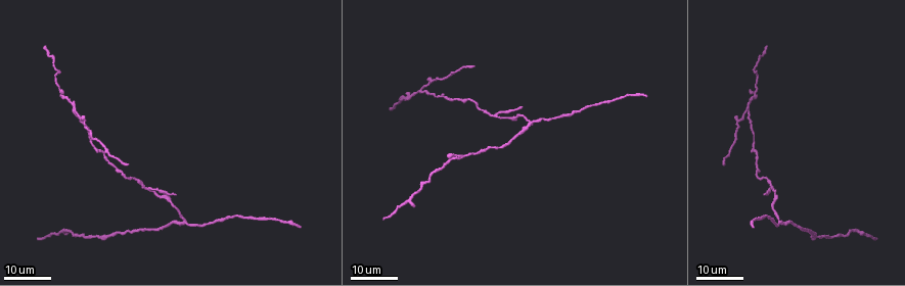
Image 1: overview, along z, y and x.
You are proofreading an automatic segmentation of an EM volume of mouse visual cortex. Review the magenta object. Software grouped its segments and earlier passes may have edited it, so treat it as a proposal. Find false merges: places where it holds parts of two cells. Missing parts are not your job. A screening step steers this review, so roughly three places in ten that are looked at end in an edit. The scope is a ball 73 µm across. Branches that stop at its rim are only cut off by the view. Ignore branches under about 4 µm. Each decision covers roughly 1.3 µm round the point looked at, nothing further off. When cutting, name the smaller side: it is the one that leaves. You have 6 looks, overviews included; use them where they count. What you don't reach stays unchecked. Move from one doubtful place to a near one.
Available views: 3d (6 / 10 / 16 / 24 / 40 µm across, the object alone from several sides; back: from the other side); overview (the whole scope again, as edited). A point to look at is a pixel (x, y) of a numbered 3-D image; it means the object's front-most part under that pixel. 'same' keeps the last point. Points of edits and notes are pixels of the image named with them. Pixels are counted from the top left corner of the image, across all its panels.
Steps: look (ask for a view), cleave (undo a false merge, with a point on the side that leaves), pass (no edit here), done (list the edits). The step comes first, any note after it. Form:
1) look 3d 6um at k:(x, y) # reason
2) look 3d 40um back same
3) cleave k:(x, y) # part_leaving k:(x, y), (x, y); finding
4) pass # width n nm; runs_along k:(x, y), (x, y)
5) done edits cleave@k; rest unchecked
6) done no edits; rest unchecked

look 3d 16um at 1:(74, 106) # a fork

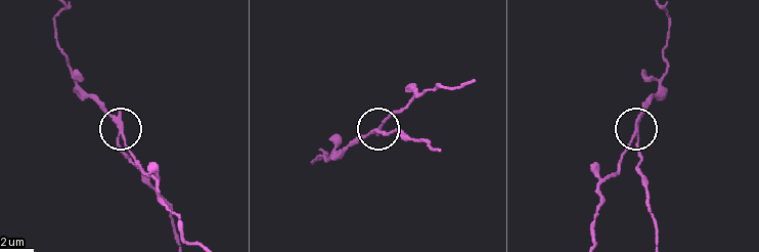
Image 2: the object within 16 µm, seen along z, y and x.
look 3d 10um at 2:(122, 136)

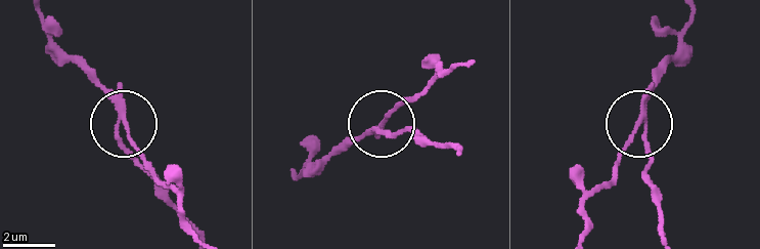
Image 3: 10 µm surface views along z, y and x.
cleave 3:(131, 141) # arms 3; part_leaving 3:(120, 110), (131, 140), (175, 195), (192, 233); a second cell is stuck on

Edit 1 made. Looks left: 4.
look 3d 24um at 1:(150, 186) # three-way junction

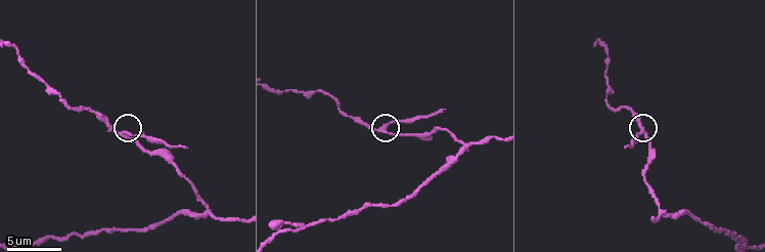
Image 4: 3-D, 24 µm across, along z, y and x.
look 3d 10um at 4:(384, 125)

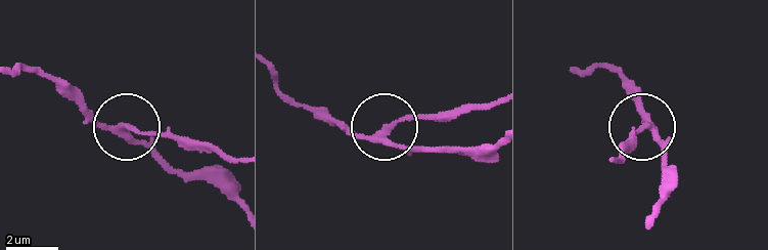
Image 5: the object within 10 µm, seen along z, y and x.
cleave 5:(412, 118) # width 220 nm; part_leaving 5:(377, 136), (421, 116), (493, 106); a second cell is stuck on

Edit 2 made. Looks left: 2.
done edits cleave@3, cleave@5; rest unchecked

